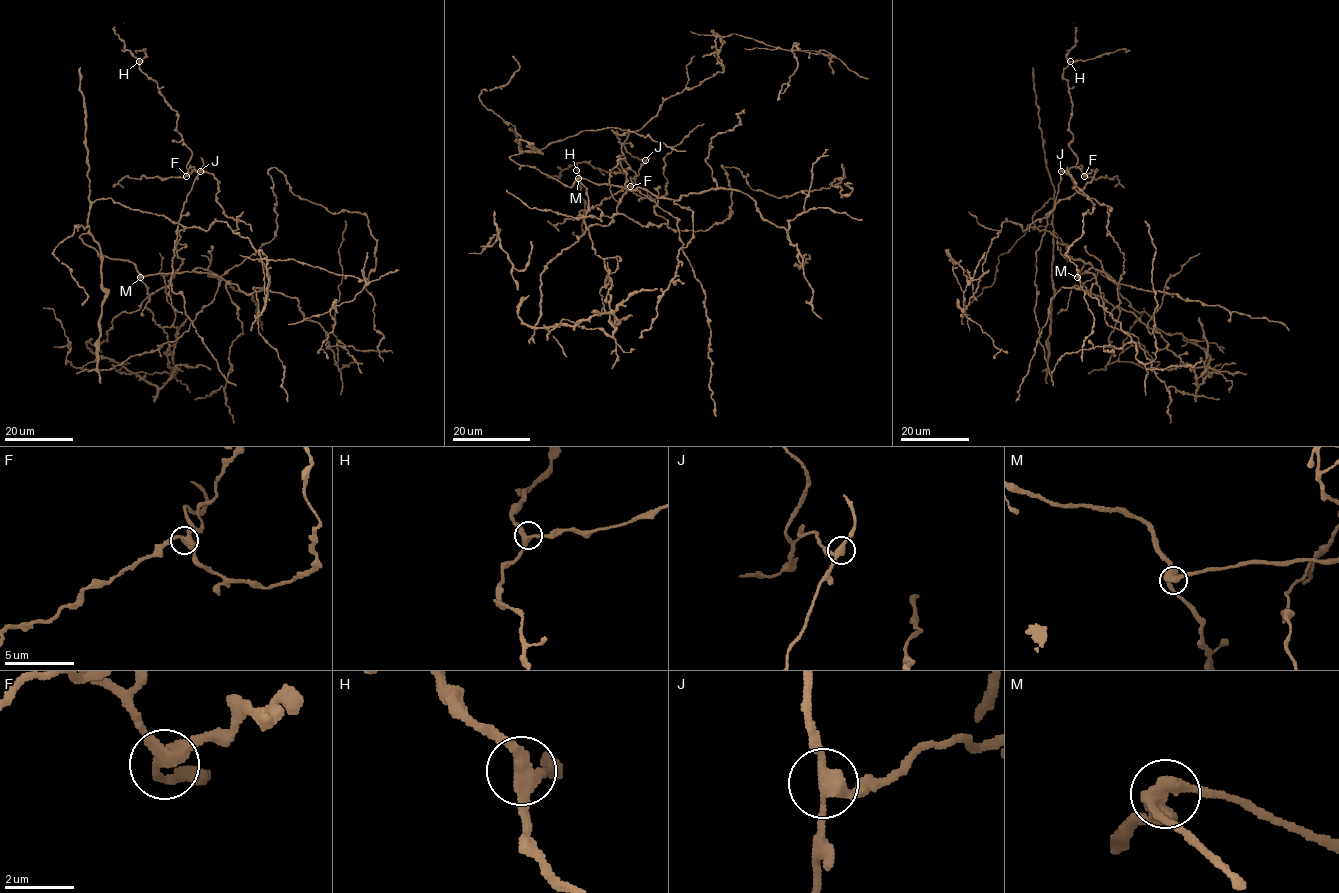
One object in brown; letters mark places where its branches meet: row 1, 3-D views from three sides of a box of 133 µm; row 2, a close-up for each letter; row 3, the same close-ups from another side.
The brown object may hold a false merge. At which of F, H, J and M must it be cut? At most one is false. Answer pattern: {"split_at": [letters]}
{"split_at": ["J"]}

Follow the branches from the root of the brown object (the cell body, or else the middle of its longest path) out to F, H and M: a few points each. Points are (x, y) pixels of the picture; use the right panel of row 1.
F: (1073, 258), (1053, 230), (1054, 199), (1032, 216), (1034, 226), (1045, 230), (1061, 172), (1081, 165), (1084, 176)
H: (1073, 258), (1053, 230), (1053, 198), (1032, 222), (1045, 230), (1061, 172), (1082, 167), (1069, 146), (1070, 61)
M: (1073, 258), (1084, 263), (1077, 277)

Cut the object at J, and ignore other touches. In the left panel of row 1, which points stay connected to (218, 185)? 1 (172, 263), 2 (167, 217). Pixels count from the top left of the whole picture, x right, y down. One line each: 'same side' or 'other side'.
1: other side
2: same side

